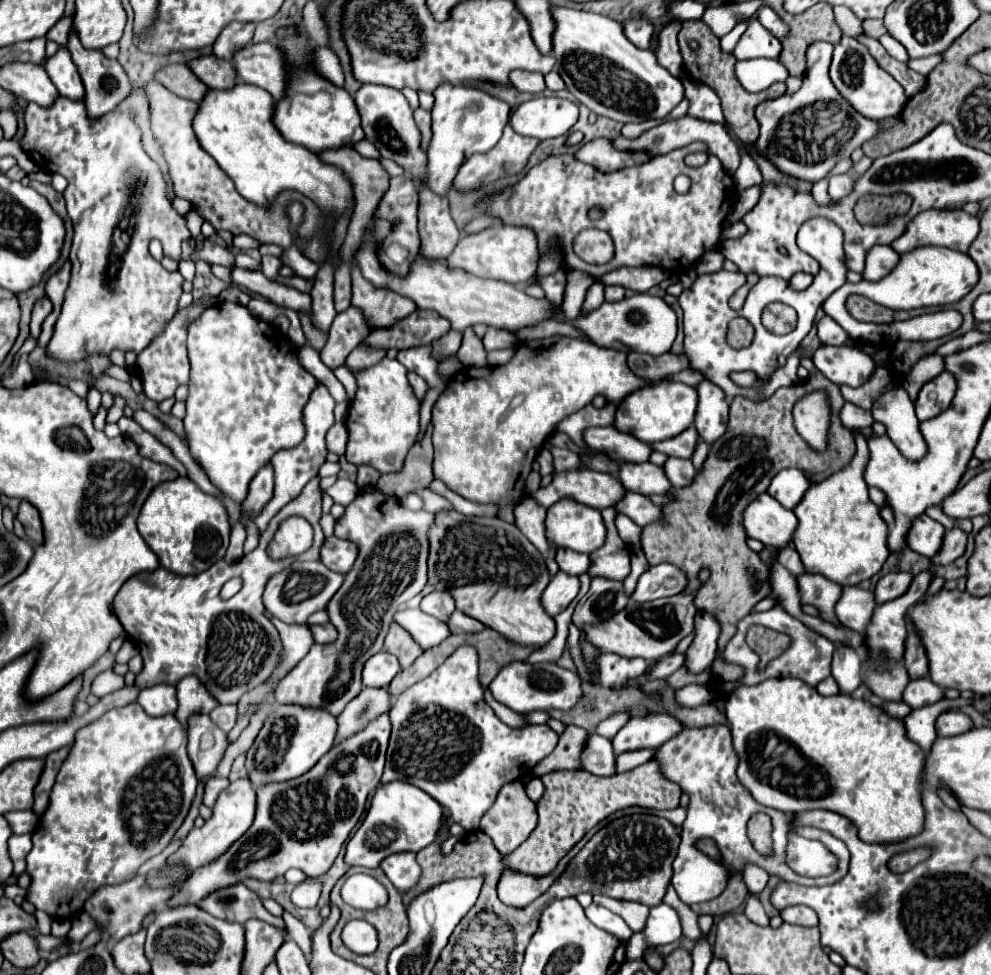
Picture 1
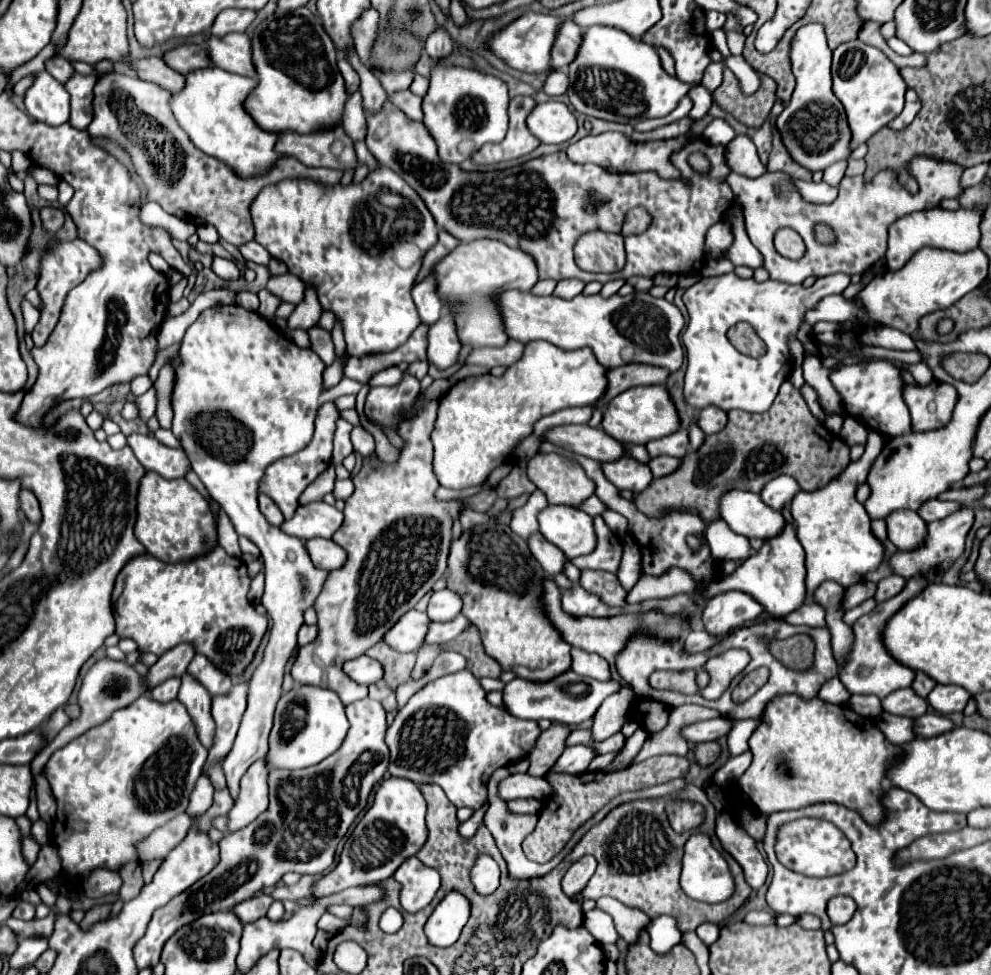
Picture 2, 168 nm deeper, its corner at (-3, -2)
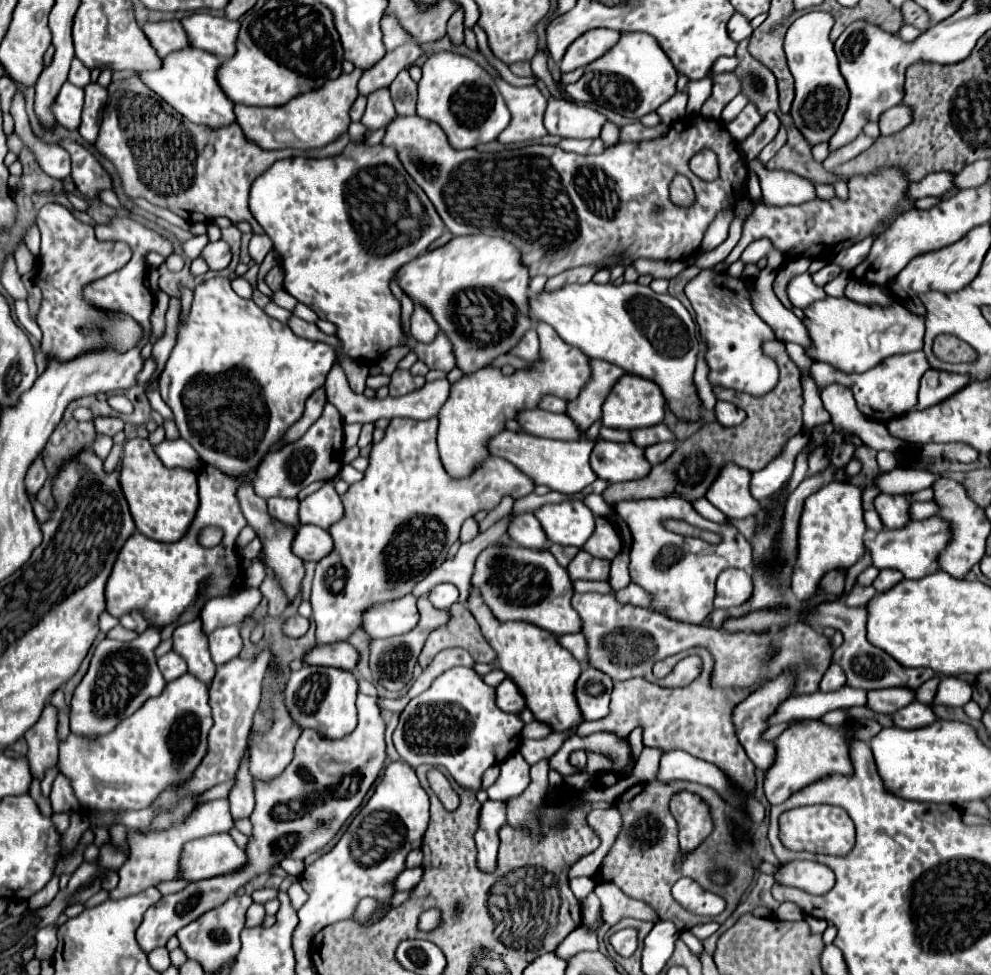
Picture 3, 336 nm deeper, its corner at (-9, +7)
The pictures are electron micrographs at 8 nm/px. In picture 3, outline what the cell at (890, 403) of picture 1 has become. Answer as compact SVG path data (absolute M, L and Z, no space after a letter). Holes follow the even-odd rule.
M914 351L914 353L906 353L906 355L892 355L890 359L884 359L878 367L862 373L862 375L838 375L838 371L834 371L832 367L826 367L826 363L812 363L810 367L810 377L814 379L818 393L832 385L844 385L846 389L852 391L854 401L858 411L878 423L886 423L898 415L908 413L916 399L918 399L918 387L920 387L920 379L922 375L930 369L930 363L924 355L924 351Z

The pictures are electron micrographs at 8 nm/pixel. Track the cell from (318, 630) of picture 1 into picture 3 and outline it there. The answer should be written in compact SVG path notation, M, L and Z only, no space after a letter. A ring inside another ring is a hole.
M292 615L282 623L282 631L288 637L302 637L308 631L308 619L300 617L300 615Z

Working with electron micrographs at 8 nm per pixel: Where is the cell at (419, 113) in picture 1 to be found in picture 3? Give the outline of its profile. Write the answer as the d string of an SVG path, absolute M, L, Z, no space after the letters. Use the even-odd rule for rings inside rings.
M402 71L390 85L390 95L400 117L414 115L416 107L416 83L410 79L408 71Z

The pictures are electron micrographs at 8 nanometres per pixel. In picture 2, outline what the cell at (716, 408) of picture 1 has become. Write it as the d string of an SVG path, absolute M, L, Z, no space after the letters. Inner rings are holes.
M706 406L698 412L696 416L696 424L698 428L708 436L708 434L716 434L726 426L726 412L720 410L718 406Z

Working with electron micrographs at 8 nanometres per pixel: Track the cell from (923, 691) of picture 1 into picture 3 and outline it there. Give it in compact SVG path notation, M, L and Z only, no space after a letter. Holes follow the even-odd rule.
M896 687L896 689L882 689L882 691L868 691L868 701L866 707L874 713L894 713L908 703L914 701L914 691L906 691L906 687Z

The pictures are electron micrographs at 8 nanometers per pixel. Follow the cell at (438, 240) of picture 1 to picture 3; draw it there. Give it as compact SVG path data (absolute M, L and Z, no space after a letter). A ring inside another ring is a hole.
M414 307L412 313L412 327L410 327L412 337L418 343L432 343L436 333L438 333L438 325L434 325L434 321L430 319L430 313L424 307Z

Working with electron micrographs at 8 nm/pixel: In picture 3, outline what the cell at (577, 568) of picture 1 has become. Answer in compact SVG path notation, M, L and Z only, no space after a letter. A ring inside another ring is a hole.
M532 513L510 515L506 537L512 543L528 547L528 549L546 549L546 543L548 543L538 519Z

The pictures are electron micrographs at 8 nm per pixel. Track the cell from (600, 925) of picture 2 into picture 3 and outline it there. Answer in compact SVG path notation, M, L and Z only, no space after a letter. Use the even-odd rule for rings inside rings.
M590 893L584 901L582 901L582 923L590 925L594 923L594 919L600 919L598 911L600 911L600 899L596 897L596 893Z

